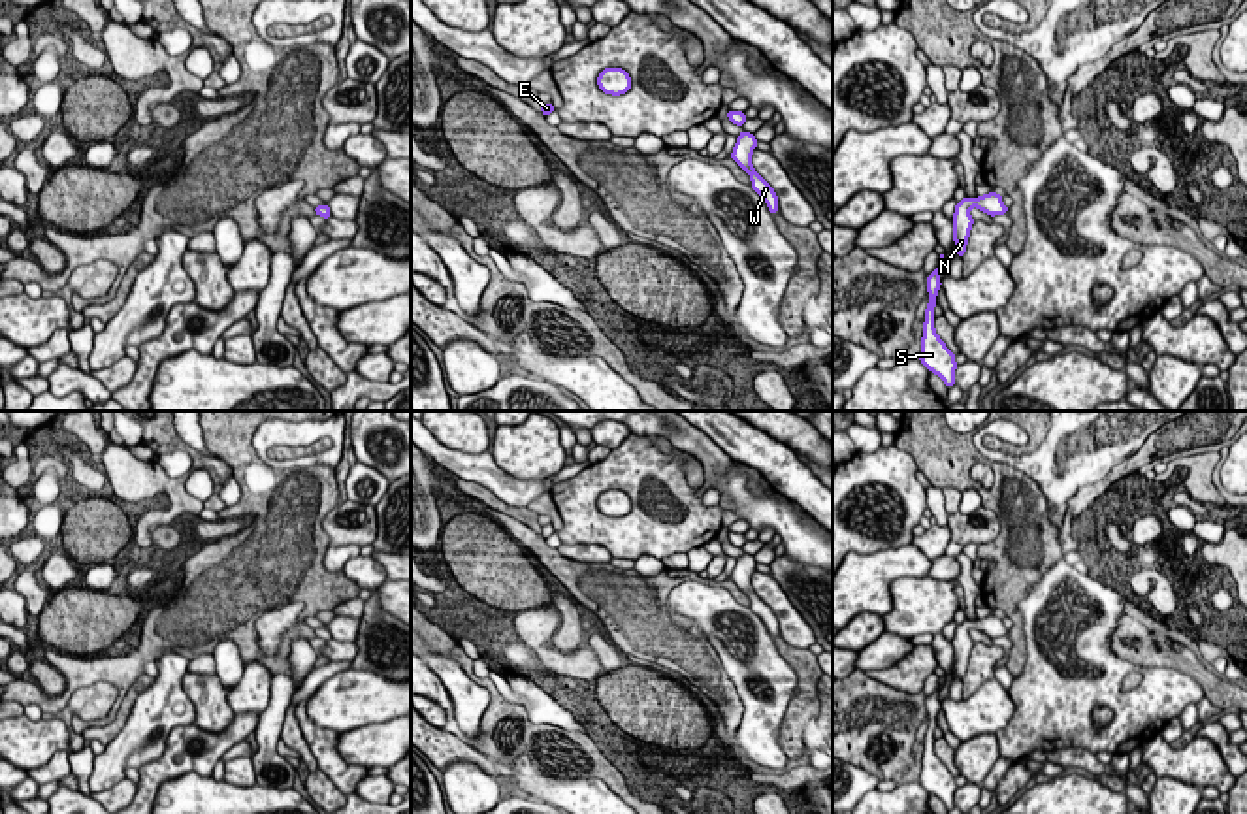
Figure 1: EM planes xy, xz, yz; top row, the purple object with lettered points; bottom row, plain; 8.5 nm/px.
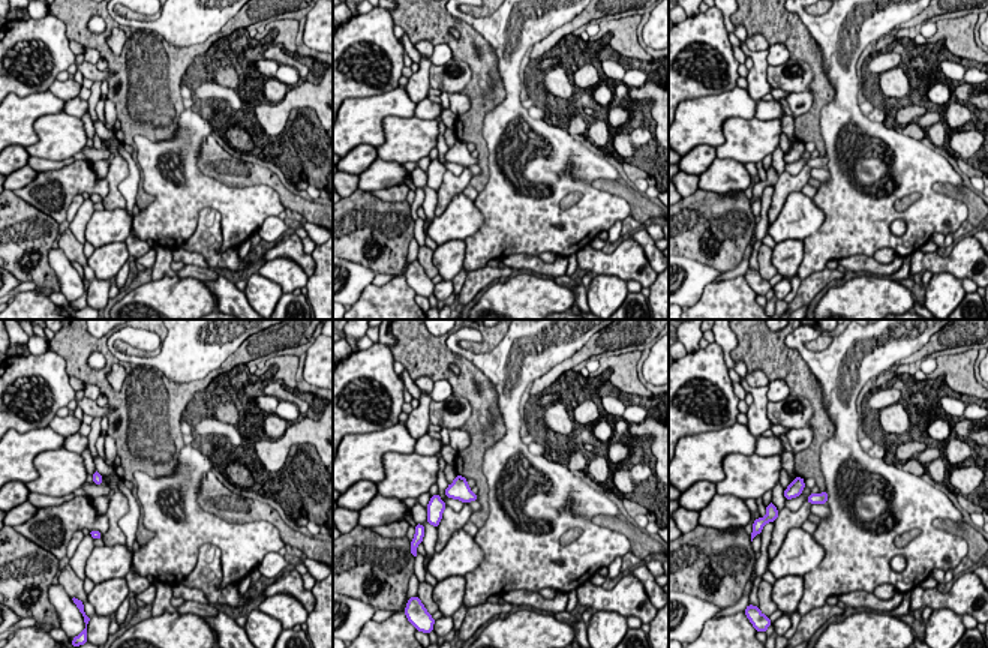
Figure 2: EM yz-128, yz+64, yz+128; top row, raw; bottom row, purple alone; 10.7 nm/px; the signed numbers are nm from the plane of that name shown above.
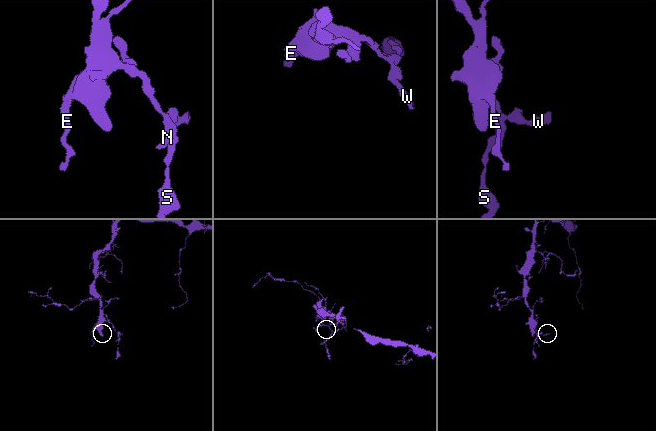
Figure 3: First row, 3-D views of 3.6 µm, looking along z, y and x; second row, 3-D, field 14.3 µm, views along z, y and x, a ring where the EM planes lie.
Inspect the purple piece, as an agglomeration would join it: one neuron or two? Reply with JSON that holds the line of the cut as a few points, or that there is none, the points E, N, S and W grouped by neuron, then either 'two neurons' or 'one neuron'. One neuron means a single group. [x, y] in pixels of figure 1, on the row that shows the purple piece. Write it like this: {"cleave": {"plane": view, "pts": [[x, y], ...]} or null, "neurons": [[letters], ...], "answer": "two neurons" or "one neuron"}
{"cleave": null, "neurons": [["E", "N", "S", "W"]], "answer": "one neuron"}

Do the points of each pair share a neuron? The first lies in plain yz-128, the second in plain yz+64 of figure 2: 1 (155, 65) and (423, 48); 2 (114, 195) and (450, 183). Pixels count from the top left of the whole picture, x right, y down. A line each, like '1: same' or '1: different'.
1: different
2: same

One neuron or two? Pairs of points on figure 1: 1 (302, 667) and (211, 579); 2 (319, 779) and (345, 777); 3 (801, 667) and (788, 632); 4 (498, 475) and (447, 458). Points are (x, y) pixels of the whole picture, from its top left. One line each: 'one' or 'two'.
1: two
2: two
3: two
4: one

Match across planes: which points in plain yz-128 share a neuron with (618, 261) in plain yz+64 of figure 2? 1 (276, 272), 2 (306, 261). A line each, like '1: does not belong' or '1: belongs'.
1: belongs
2: does not belong

